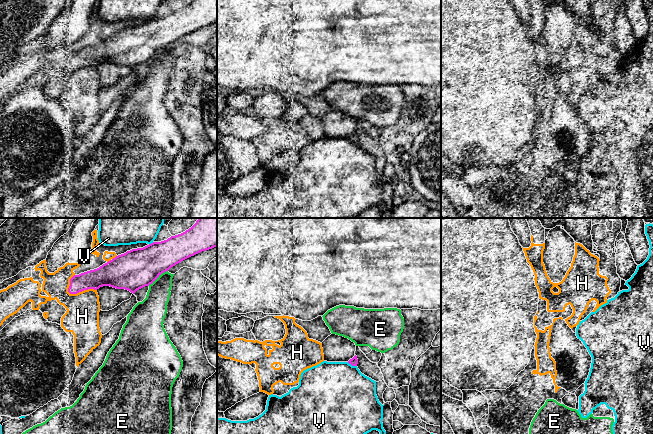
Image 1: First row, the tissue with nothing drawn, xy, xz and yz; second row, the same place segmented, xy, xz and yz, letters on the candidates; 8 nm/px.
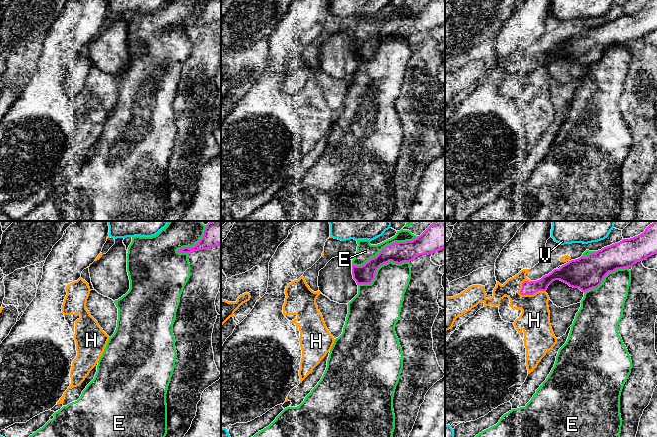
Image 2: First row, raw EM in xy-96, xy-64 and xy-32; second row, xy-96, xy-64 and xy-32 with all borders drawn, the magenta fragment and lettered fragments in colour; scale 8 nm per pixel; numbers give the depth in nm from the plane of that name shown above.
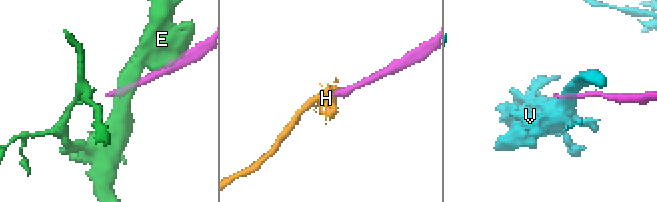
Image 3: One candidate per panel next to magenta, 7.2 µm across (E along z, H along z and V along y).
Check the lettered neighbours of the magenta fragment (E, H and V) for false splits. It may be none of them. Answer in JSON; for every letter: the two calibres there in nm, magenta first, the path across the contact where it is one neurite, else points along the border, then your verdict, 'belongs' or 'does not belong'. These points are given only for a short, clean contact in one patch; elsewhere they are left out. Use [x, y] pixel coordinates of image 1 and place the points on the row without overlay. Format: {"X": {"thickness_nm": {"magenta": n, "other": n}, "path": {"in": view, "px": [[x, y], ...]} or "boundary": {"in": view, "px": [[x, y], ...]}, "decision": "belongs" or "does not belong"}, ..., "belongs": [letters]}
{"E": {"thickness_nm": {"magenta": 320, "other": 200}, "decision": "does not belong"}, "H": {"thickness_nm": {"magenta": 160, "other": 280}, "decision": "belongs"}, "V": {"thickness_nm": {"magenta": 60, "other": 500}, "decision": "does not belong"}, "belongs": ["H"]}

